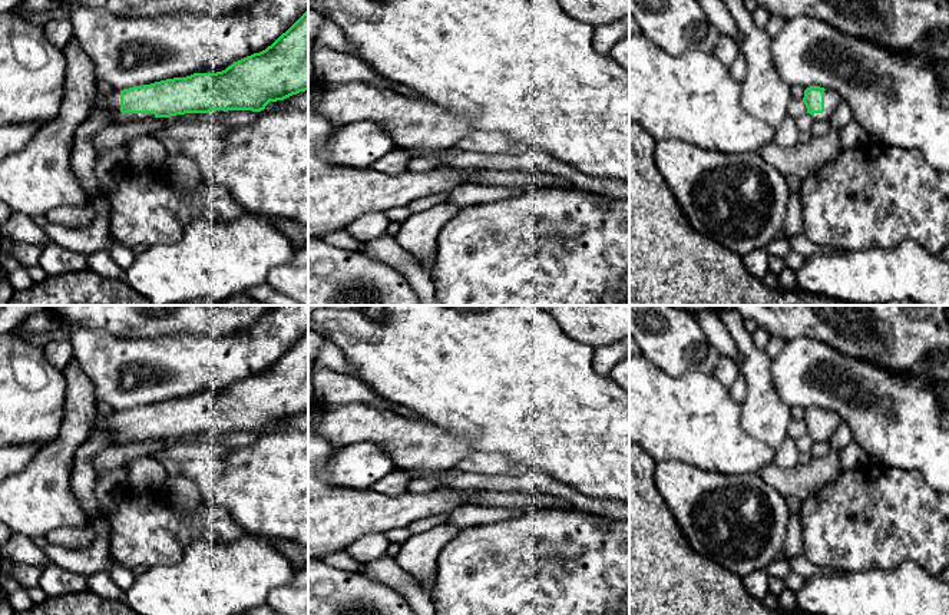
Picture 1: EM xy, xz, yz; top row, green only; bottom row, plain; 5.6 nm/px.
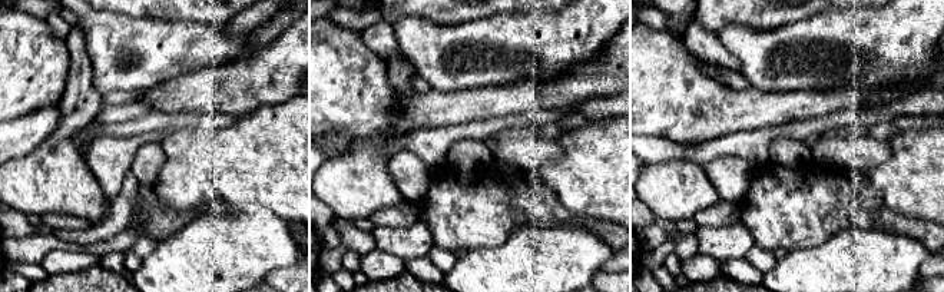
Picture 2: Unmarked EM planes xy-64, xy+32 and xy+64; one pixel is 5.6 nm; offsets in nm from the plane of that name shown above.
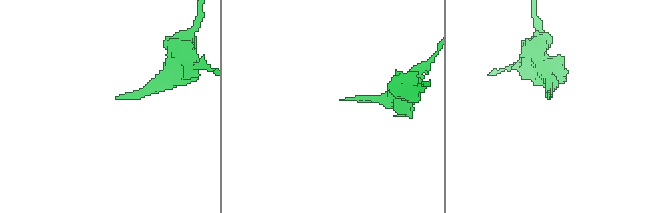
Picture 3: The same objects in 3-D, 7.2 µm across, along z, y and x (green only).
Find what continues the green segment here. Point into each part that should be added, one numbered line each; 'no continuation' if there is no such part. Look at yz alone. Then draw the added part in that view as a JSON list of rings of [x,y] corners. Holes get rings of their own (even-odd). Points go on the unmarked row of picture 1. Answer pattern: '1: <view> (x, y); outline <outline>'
1: yz (832, 420); outline [[[826,410],[824,411],[824,433],[811,436],[813,440],[819,443],[830,443],[840,423],[841,423],[841,419],[837,413]]]

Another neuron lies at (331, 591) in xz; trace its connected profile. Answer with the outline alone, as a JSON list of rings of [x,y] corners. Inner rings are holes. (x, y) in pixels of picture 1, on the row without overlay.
[[[308,559],[308,615],[416,615],[393,588],[363,573],[335,569],[323,559]]]

